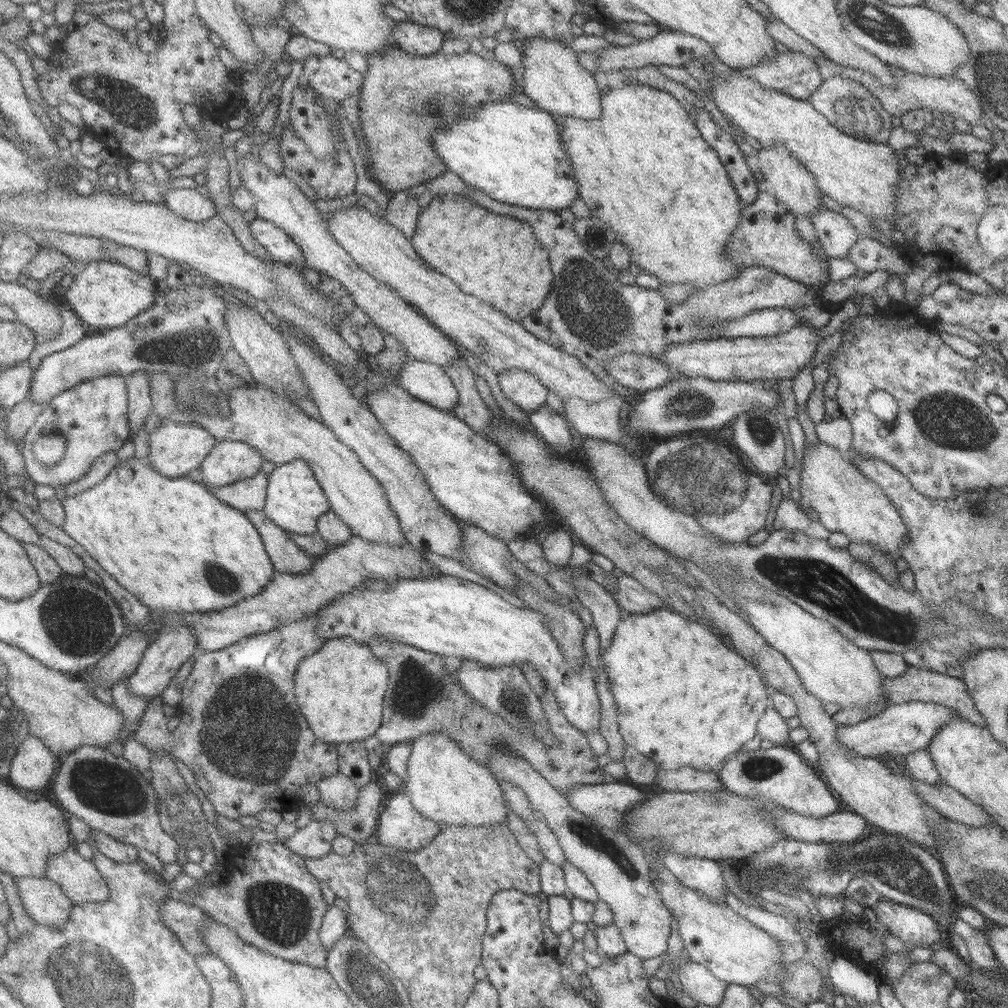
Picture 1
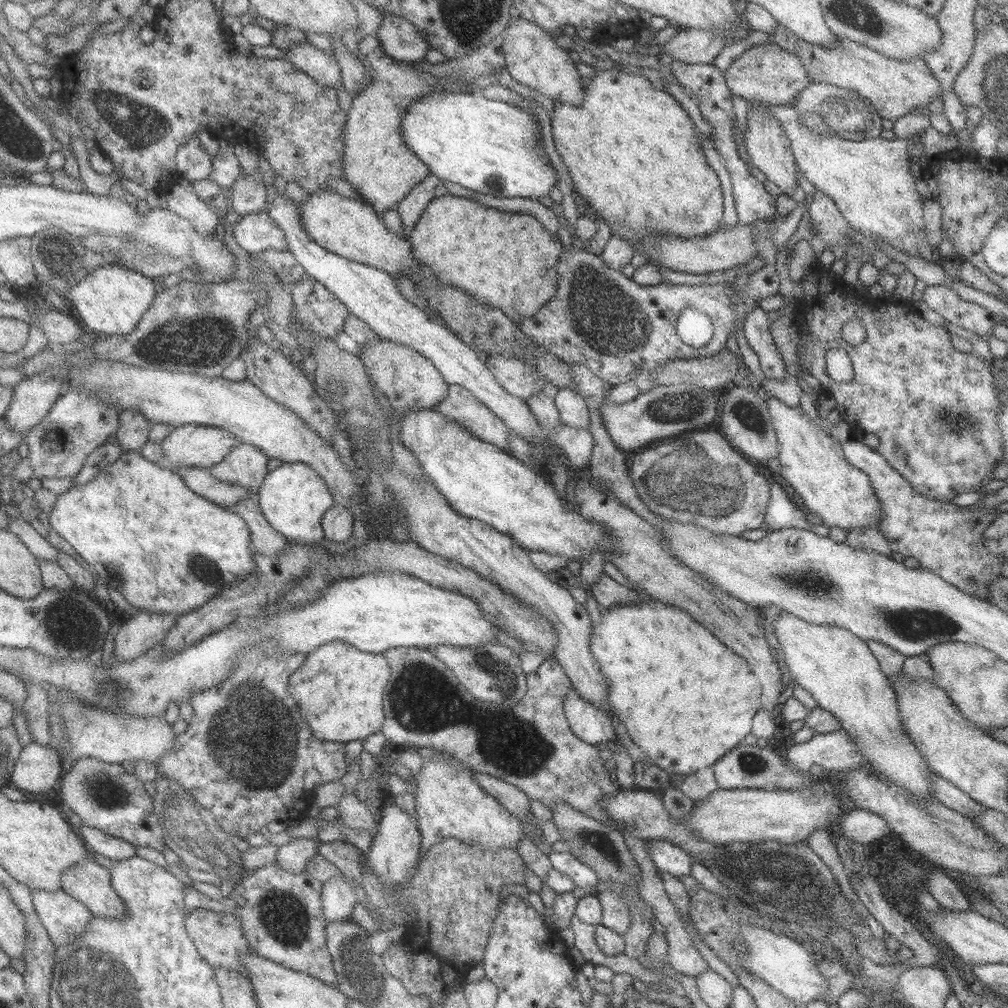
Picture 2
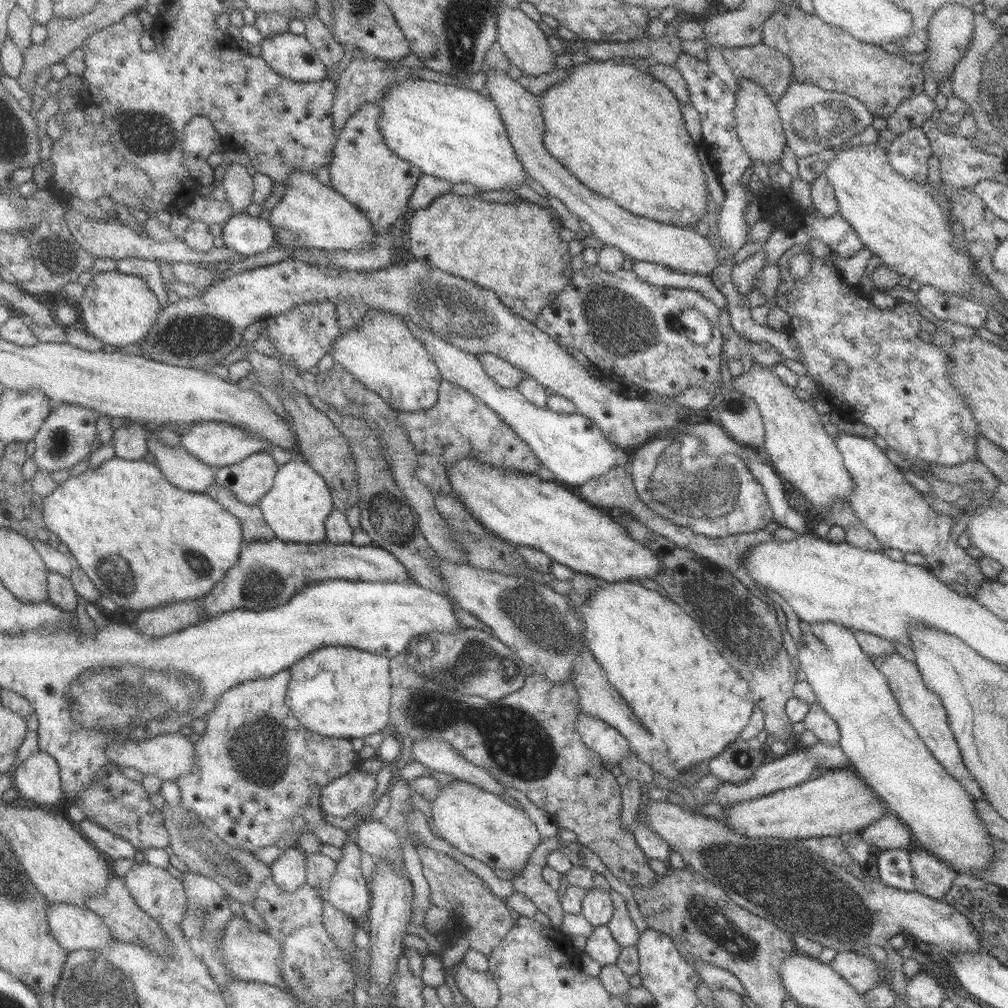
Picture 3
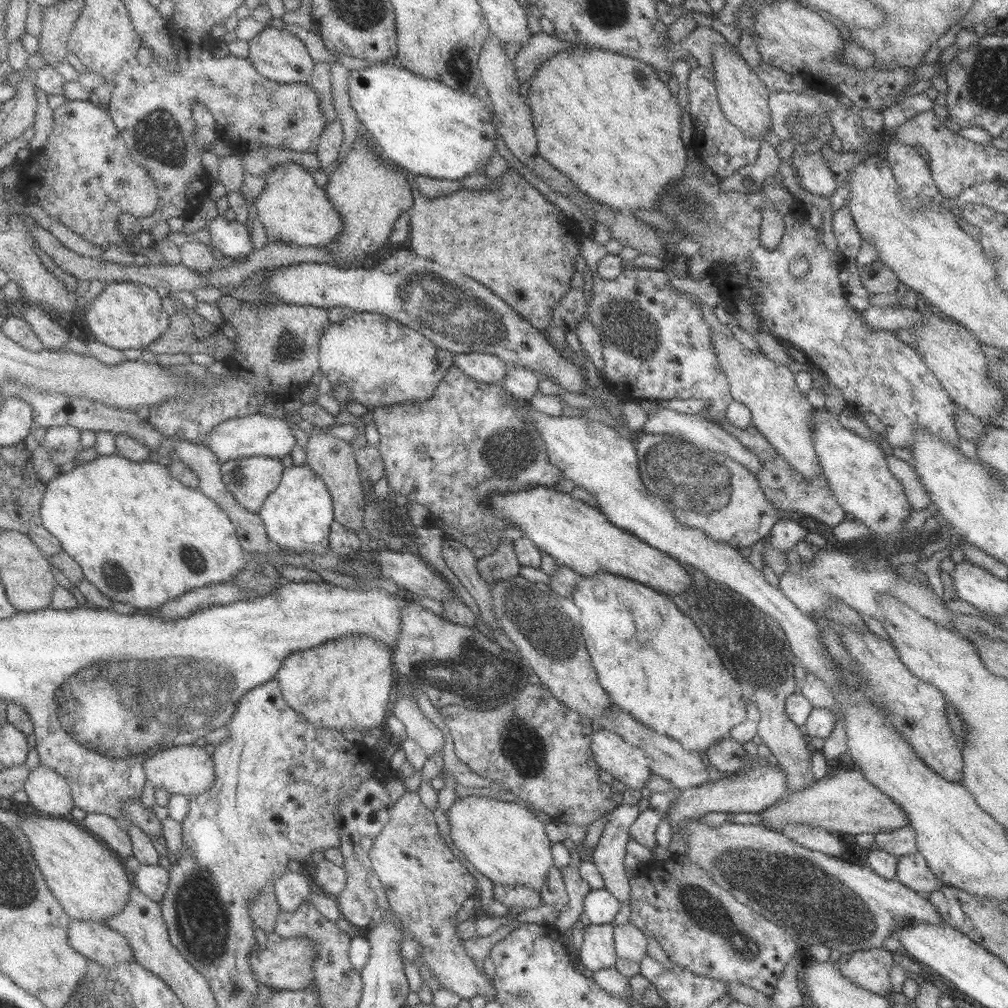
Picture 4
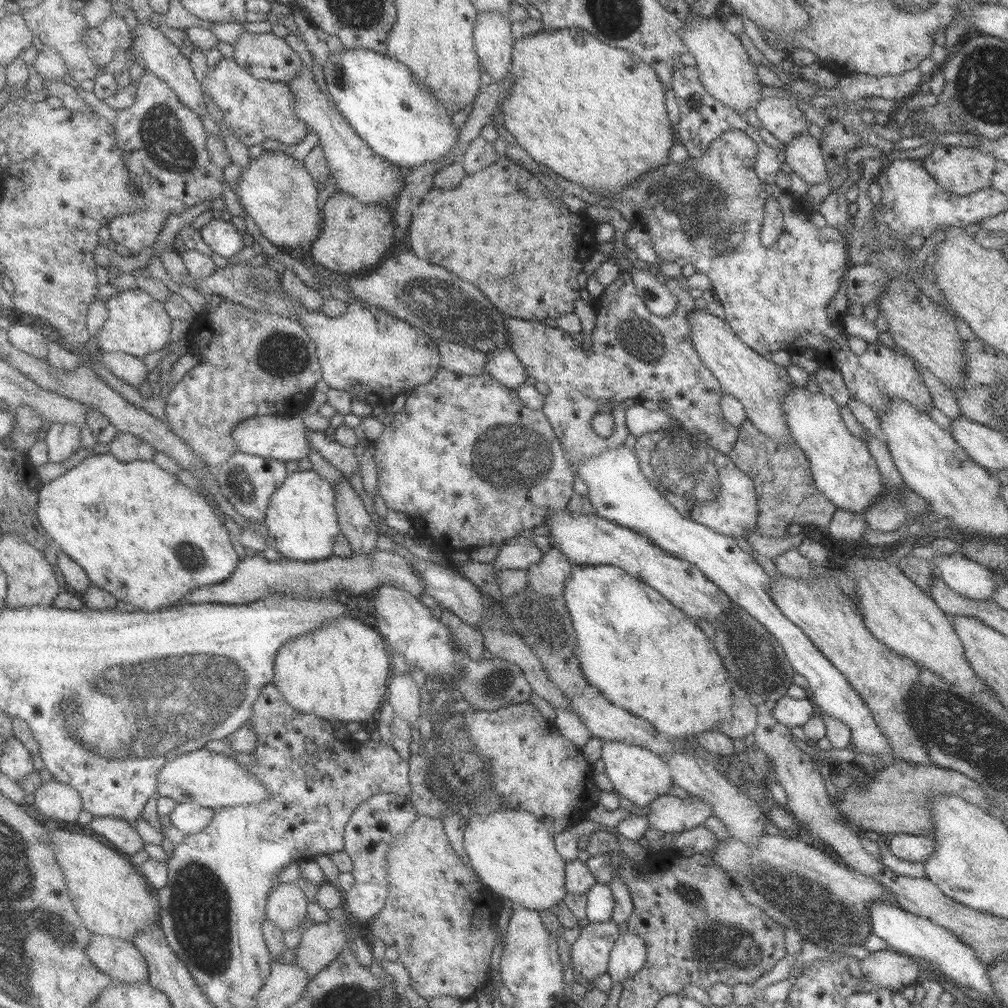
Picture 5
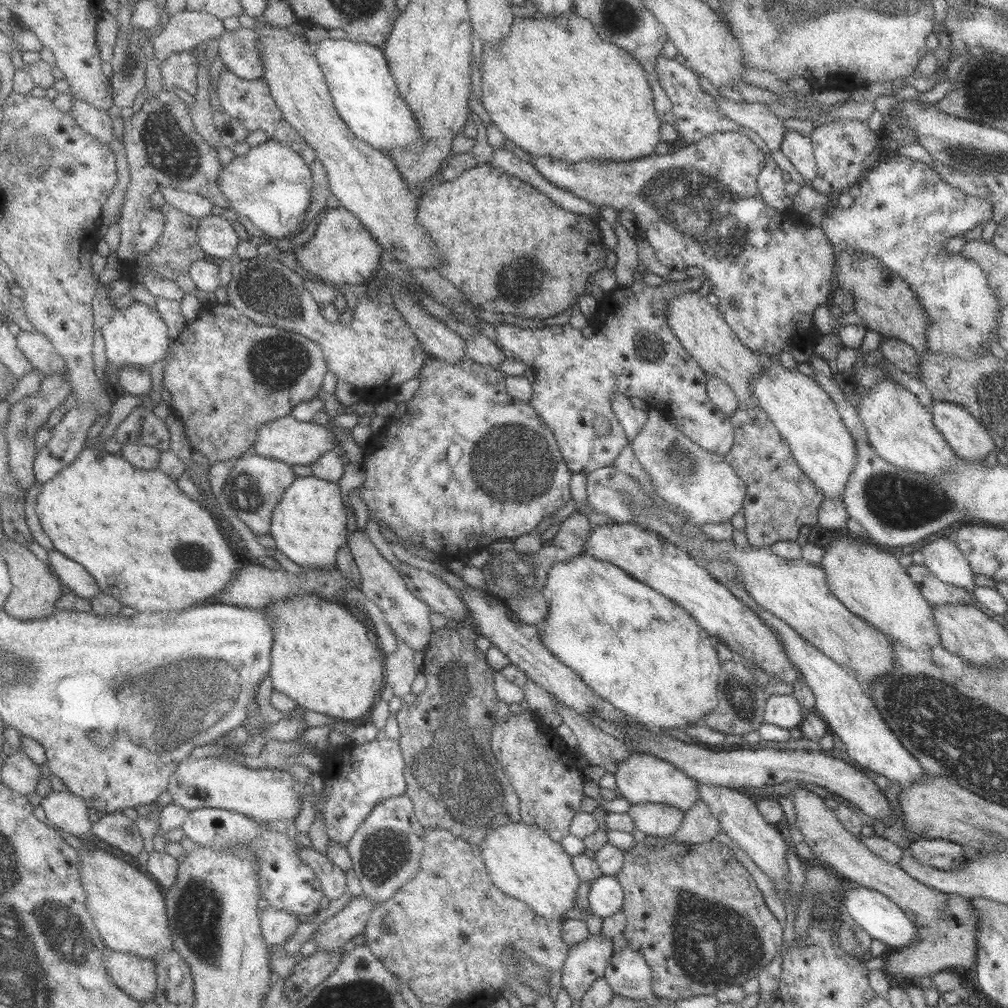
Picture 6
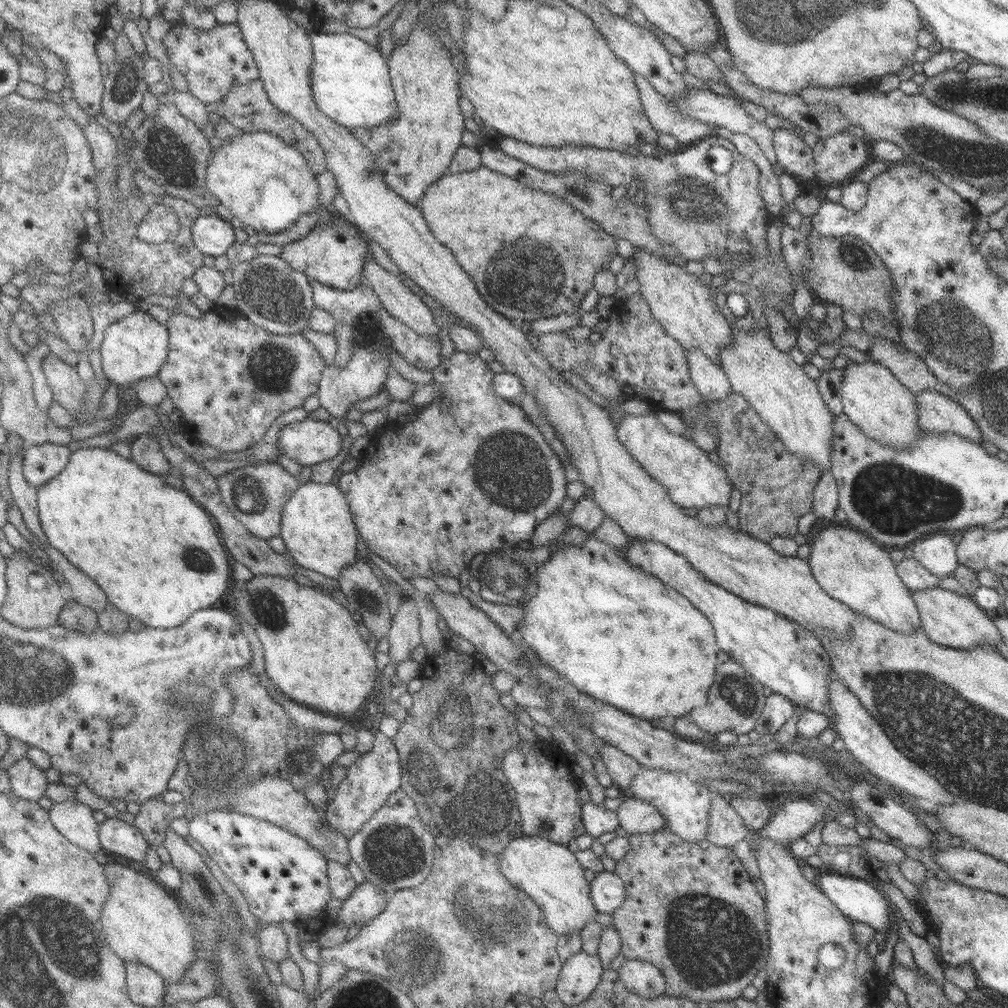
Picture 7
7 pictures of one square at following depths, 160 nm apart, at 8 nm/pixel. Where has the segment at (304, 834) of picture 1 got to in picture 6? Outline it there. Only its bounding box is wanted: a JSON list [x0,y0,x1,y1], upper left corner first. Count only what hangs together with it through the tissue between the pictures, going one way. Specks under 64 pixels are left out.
[261,906,300,947]

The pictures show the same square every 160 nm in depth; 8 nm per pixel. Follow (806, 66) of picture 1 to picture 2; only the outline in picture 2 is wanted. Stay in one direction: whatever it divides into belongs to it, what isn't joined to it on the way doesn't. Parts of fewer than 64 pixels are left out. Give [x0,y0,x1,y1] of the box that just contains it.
[725,43,811,107]

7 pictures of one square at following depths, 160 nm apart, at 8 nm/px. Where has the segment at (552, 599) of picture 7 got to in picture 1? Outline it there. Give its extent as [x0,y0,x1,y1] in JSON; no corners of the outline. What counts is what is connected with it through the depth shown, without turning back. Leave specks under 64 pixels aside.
[601,608,771,772]

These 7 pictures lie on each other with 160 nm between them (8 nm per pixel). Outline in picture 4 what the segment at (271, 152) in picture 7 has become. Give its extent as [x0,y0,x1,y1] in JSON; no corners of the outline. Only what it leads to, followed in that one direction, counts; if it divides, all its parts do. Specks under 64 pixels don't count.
[256,161,343,247]

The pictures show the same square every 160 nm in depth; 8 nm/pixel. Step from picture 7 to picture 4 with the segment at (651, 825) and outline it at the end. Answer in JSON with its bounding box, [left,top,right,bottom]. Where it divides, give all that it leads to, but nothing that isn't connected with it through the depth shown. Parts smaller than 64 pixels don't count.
[666,762,786,824]

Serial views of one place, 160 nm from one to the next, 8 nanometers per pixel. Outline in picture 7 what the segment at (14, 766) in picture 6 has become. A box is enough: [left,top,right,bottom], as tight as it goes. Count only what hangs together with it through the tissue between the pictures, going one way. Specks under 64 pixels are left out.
[10,757,50,802]

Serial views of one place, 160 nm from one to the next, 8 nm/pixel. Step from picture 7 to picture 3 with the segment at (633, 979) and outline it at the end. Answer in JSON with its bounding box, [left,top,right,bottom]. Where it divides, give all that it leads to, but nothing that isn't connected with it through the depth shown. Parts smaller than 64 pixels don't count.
[608,889,640,948]

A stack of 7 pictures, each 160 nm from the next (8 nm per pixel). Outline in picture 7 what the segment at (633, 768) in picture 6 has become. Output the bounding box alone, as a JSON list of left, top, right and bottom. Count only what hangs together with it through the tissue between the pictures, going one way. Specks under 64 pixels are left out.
[631,766,713,842]

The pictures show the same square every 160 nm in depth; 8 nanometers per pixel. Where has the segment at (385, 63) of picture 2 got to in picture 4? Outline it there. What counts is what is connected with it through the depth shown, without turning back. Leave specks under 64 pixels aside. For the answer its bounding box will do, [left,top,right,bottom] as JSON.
[324,133,413,265]

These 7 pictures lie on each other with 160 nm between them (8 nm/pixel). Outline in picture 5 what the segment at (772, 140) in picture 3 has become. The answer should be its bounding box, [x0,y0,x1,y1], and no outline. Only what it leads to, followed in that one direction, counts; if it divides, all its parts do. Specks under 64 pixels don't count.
[680,15,763,116]

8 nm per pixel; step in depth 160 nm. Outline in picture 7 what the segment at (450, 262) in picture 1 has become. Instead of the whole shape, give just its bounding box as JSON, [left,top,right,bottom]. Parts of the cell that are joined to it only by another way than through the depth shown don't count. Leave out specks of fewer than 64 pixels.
[422,166,619,322]

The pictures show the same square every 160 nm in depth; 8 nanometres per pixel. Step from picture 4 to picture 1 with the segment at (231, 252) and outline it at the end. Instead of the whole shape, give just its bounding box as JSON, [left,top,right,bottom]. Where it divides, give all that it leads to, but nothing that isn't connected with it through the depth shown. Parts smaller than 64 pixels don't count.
[251,216,305,266]

